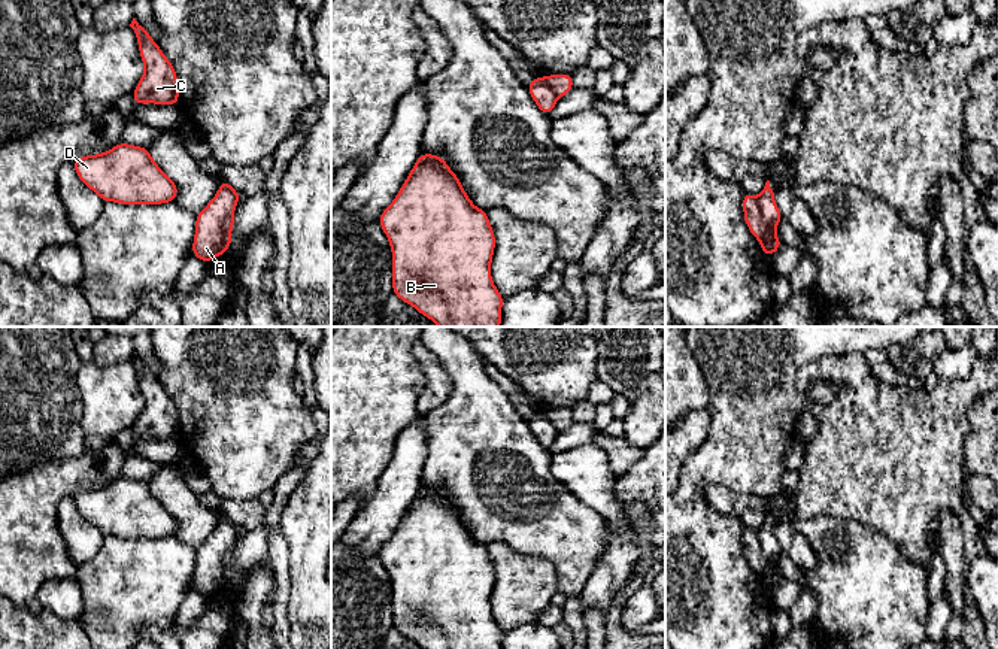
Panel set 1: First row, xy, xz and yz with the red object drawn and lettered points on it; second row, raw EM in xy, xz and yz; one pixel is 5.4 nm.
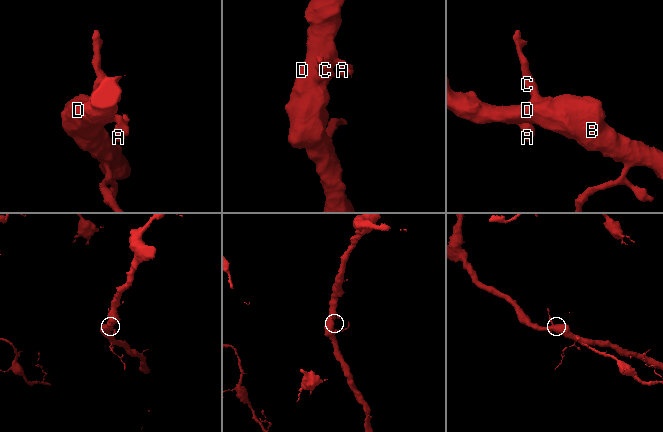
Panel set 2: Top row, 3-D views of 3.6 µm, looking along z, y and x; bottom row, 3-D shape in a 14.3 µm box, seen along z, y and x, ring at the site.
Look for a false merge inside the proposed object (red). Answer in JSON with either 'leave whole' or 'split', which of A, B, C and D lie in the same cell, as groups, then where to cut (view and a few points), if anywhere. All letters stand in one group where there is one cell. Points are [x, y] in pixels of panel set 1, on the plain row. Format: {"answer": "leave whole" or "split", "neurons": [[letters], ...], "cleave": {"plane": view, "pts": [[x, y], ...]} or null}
{"answer": "split", "neurons": [["A"], ["B", "C", "D"]], "cleave": {"plane": "yz", "pts": [[757, 531], [763, 552], [763, 569], [758, 573]]}}

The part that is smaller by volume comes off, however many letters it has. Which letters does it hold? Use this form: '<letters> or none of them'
A

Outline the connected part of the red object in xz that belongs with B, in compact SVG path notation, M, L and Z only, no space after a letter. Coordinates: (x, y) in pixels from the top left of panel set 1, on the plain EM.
M421 488L379 558L392 586L392 624L422 649L501 649L503 630L491 612L495 570L448 497Z

